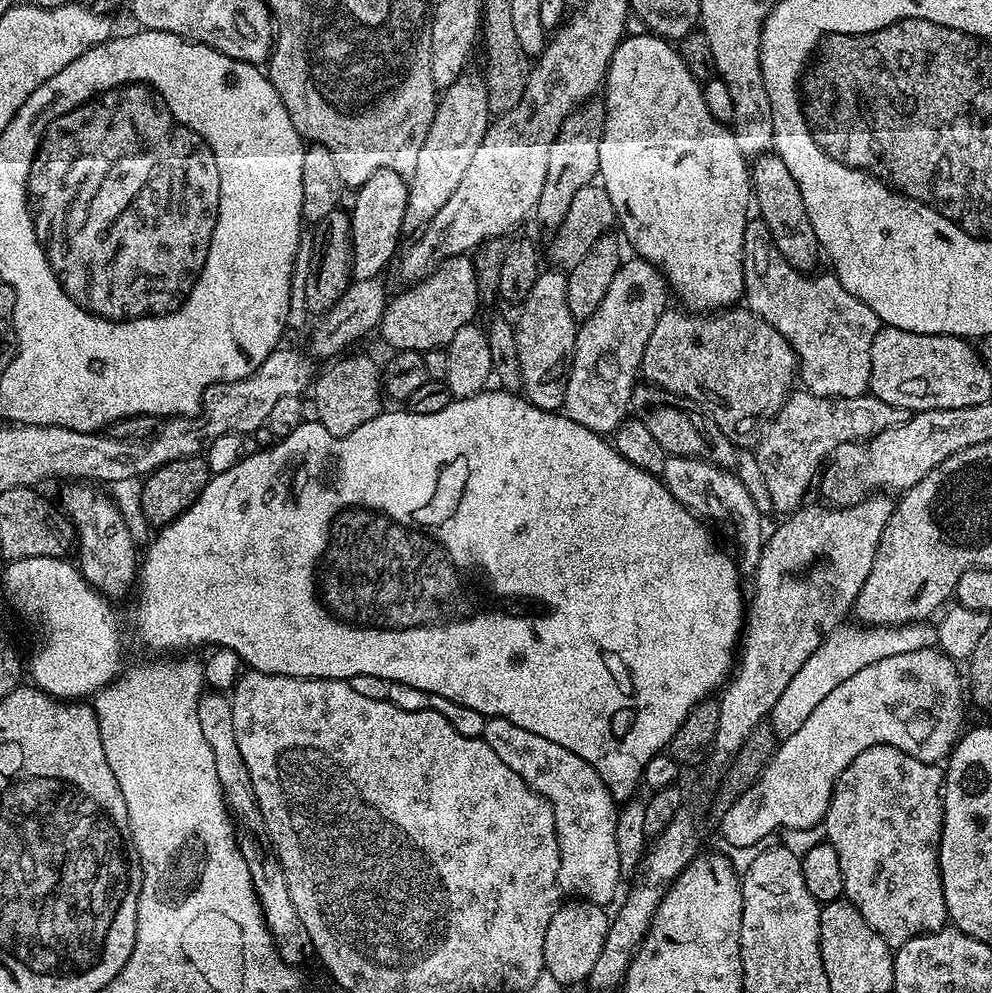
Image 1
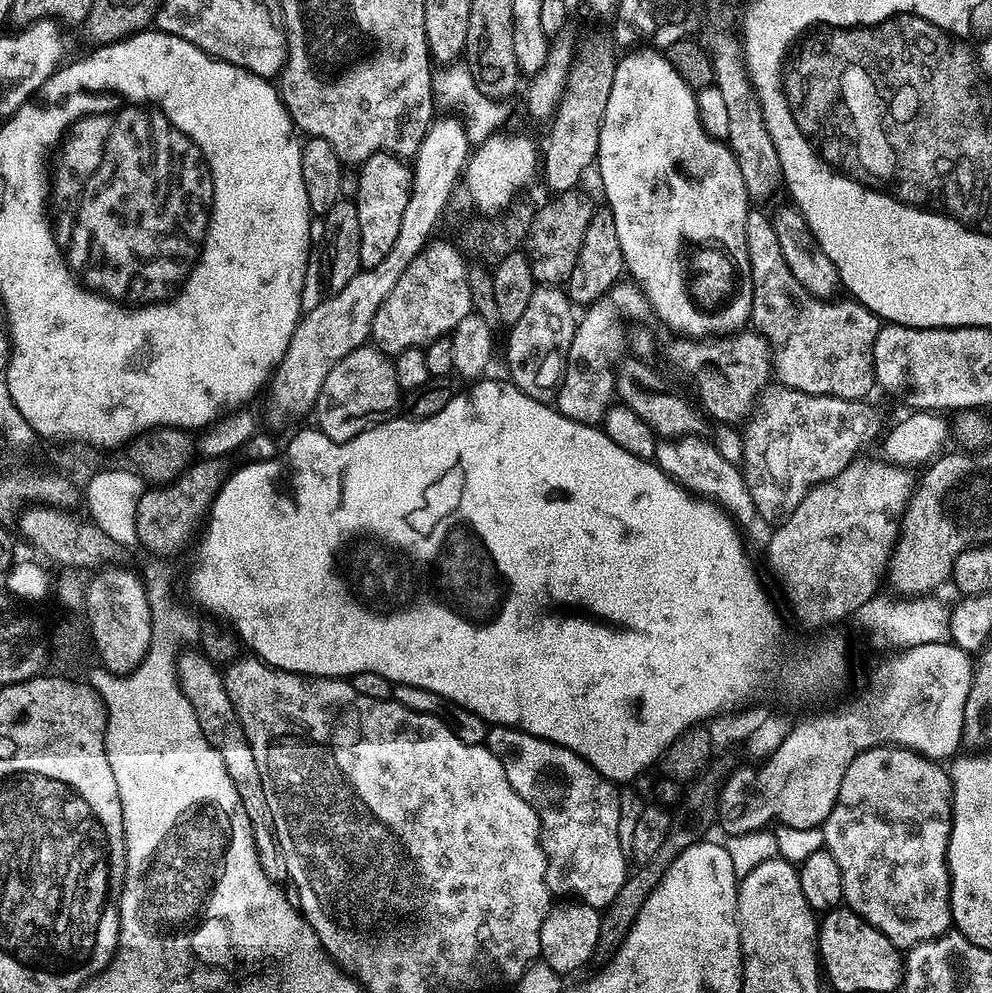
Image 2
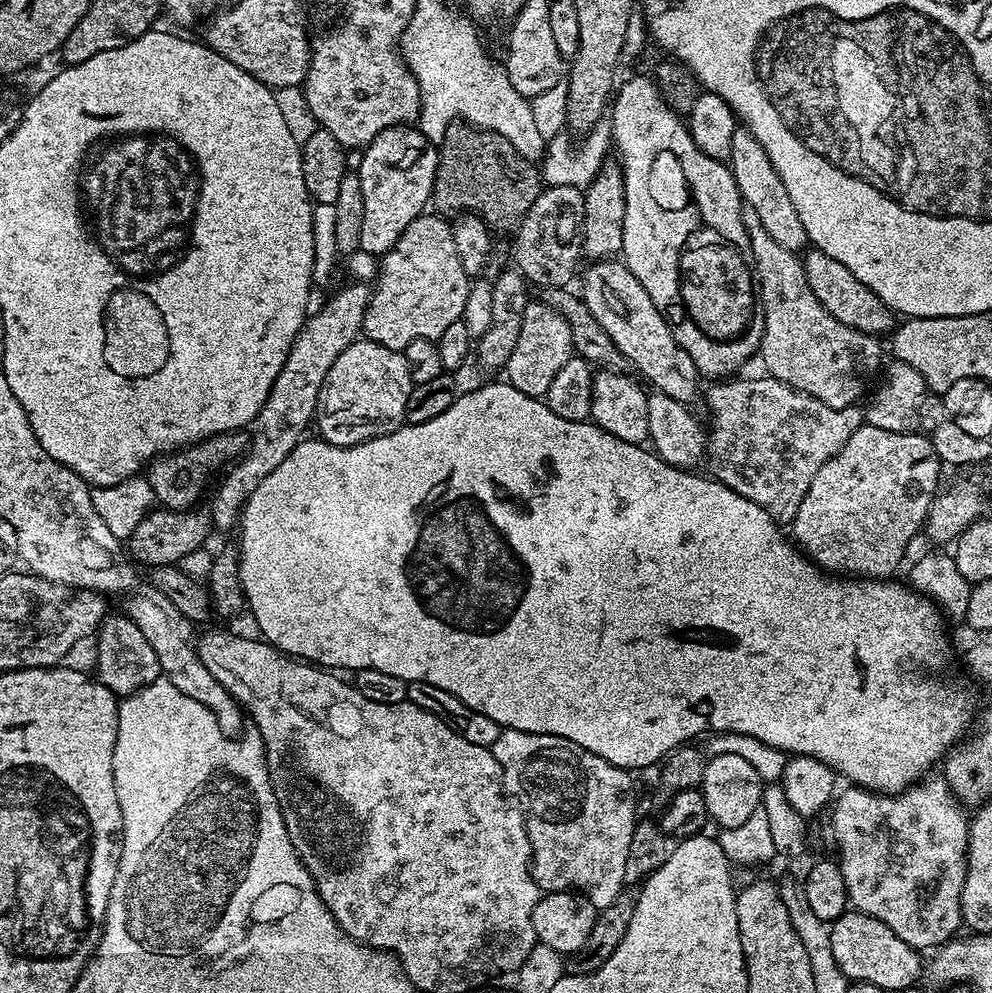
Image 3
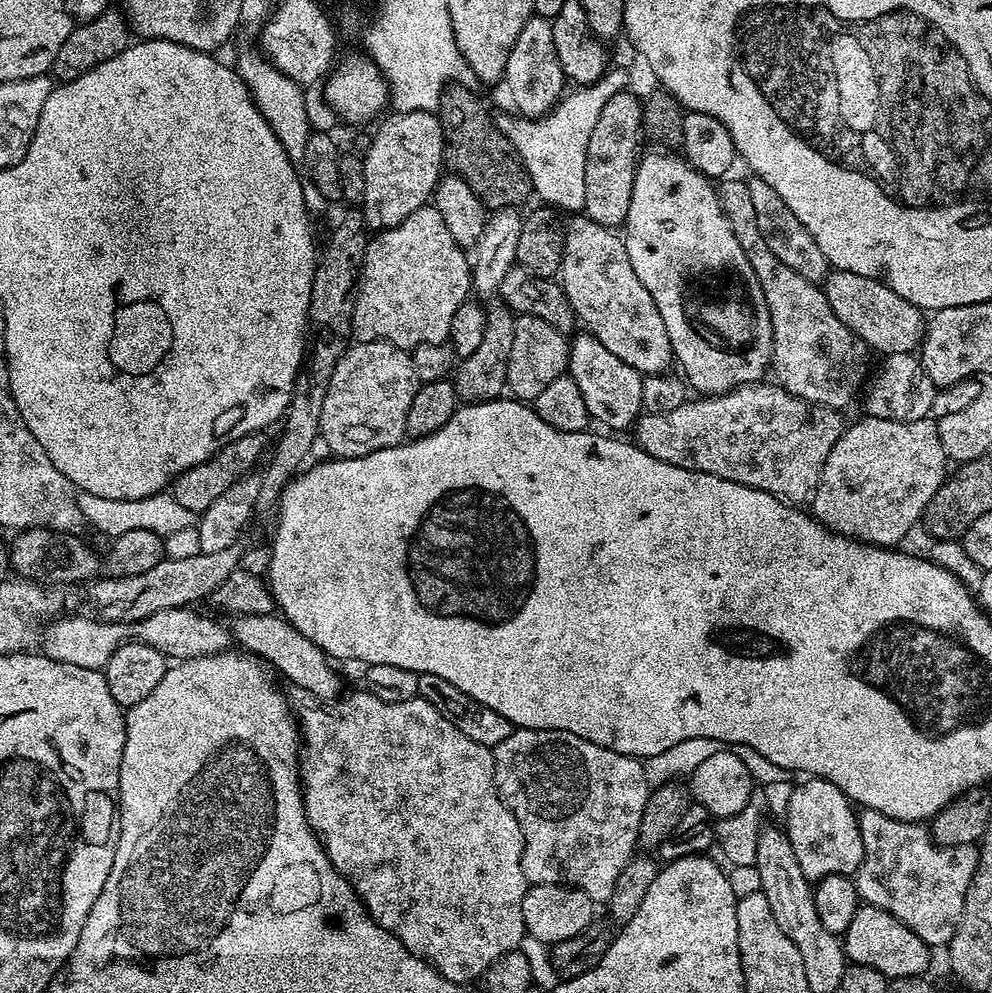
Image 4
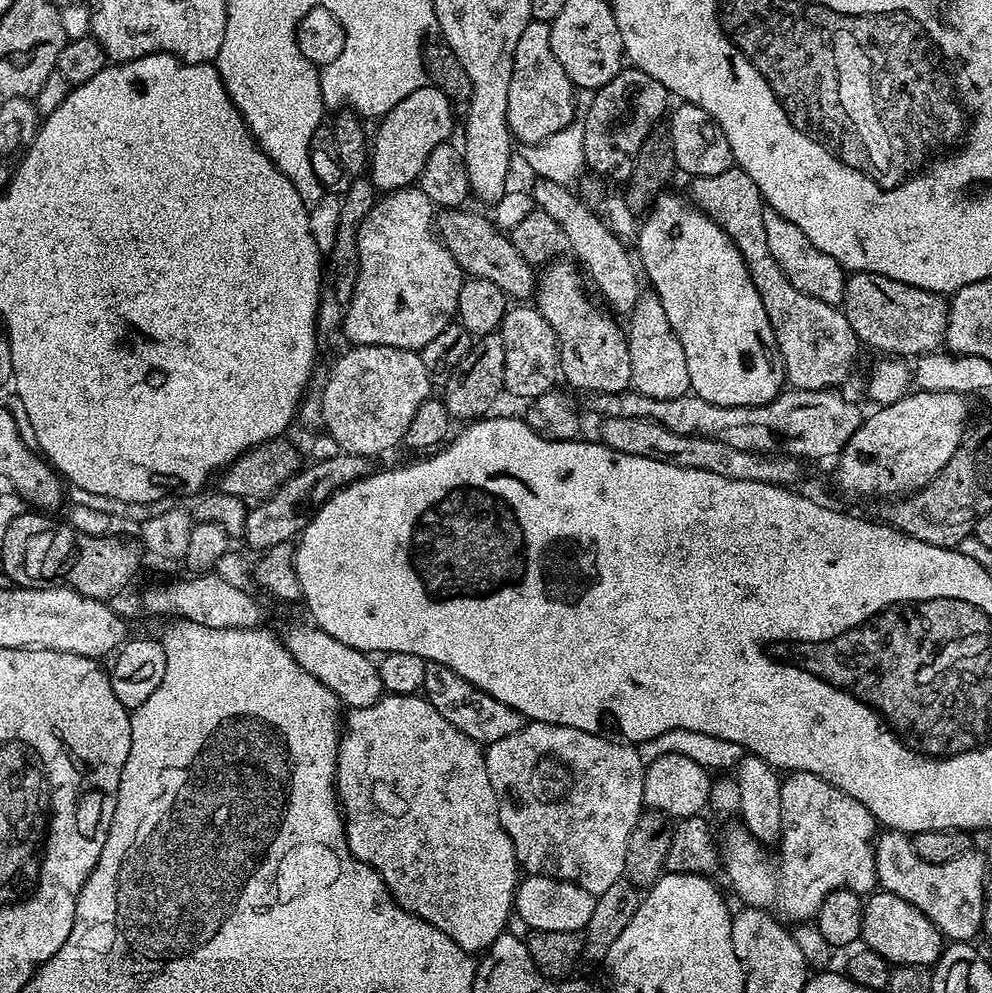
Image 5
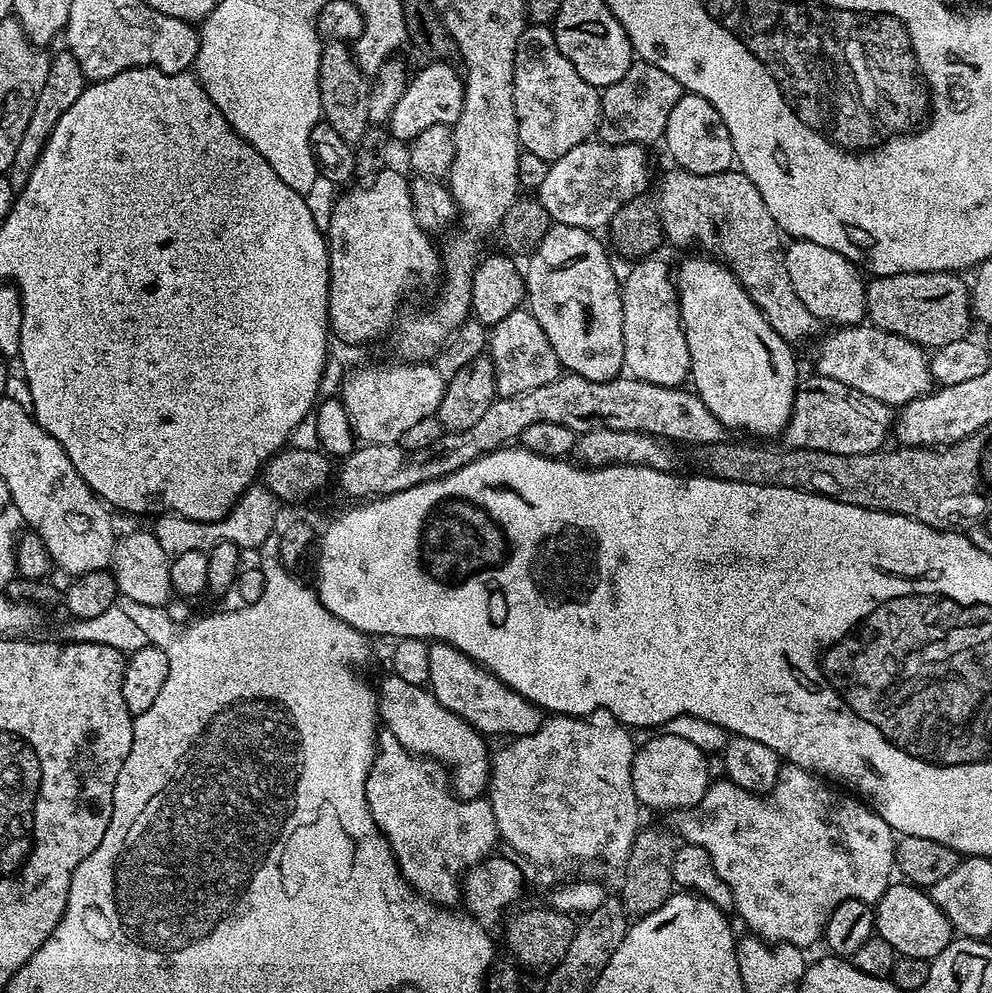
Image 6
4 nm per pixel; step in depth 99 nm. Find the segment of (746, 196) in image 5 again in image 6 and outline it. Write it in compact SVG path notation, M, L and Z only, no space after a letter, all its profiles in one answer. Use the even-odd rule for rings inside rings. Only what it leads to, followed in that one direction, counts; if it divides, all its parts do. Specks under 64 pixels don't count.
M672 166L669 169L660 180L660 202L658 200L659 228L663 239L680 248L688 248L684 250L699 250L729 268L754 306L758 306L766 322L770 322L770 326L782 339L797 342L807 336L819 337L822 321L810 314L806 306L802 306L802 298L798 298L798 294L794 294L794 286L790 286L790 274L784 265L784 248L780 244L782 233L774 222L774 214L766 210L766 202L762 202L758 186L754 186L754 182L750 182L750 178L746 178L746 174L739 170L718 174L690 174L684 168Z

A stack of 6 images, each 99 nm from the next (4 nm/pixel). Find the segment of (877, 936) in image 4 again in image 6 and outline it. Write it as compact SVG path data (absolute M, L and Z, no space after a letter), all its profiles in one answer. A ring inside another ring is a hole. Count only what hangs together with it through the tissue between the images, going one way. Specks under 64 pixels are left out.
M893 882L888 885L882 898L874 905L876 914L875 935L882 937L896 951L897 956L922 958L932 961L954 938L951 922L942 914L940 907L932 901L925 889L907 882Z

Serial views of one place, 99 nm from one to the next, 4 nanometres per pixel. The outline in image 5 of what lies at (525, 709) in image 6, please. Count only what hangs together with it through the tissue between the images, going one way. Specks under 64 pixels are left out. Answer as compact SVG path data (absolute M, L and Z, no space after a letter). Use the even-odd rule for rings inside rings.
M428 663L422 695L430 706L434 706L434 710L438 710L438 714L442 714L442 718L446 718L446 722L450 722L450 726L481 746L510 738L510 734L518 734L518 730L522 730L526 723L521 712L506 706L506 702L498 702L498 698L490 698L490 694L466 682L466 678L459 676L446 664Z

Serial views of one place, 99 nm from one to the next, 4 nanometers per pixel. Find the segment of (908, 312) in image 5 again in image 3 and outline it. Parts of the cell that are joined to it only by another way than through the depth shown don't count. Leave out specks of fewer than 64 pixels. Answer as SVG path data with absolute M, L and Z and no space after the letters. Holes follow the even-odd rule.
M809 247L803 253L802 259L806 282L810 286L810 290L814 290L814 298L818 298L818 302L822 302L822 306L826 306L826 310L830 310L830 314L834 314L834 318L838 318L838 322L842 322L854 330L862 330L868 336L874 337L879 337L880 332L888 334L893 331L894 313L892 309L884 305L882 298L878 298L878 294L874 294L874 290L862 286L862 282L858 282L858 278L854 278L854 274L850 274L850 270L846 270L846 266L842 266L842 262L834 262L834 258L830 258L830 254L814 247Z

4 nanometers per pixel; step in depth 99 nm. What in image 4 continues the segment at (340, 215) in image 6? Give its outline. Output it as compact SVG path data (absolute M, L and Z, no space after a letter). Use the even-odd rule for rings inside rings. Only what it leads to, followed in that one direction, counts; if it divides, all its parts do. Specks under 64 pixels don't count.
M436 207L419 208L398 226L377 231L369 239L352 335L357 341L384 340L405 350L420 344L443 344L458 306L472 291L472 266L465 249L451 237Z

